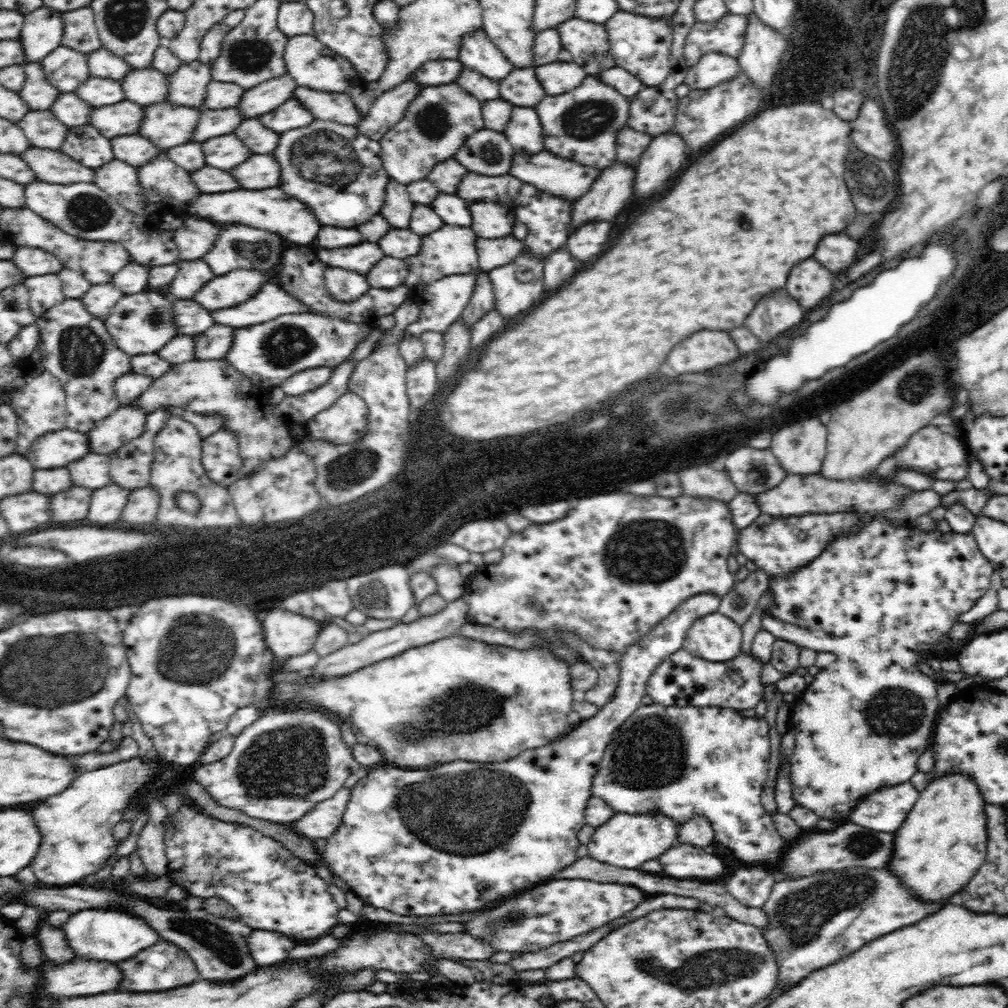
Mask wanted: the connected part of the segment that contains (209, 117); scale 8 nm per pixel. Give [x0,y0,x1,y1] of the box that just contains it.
[191,107,244,143]

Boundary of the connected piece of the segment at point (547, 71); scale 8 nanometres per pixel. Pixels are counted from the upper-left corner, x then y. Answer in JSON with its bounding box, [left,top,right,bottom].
[533,62,588,96]

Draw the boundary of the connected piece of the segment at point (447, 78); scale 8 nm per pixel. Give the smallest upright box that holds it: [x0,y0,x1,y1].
[413,59,466,86]

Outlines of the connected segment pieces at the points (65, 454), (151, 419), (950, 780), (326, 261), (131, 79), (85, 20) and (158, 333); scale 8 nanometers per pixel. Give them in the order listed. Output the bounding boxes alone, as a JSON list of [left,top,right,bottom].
[[25,427,89,469],[109,407,172,490],[886,773,988,902],[316,242,384,274],[122,67,167,107],[62,7,102,54],[105,292,178,355]]

